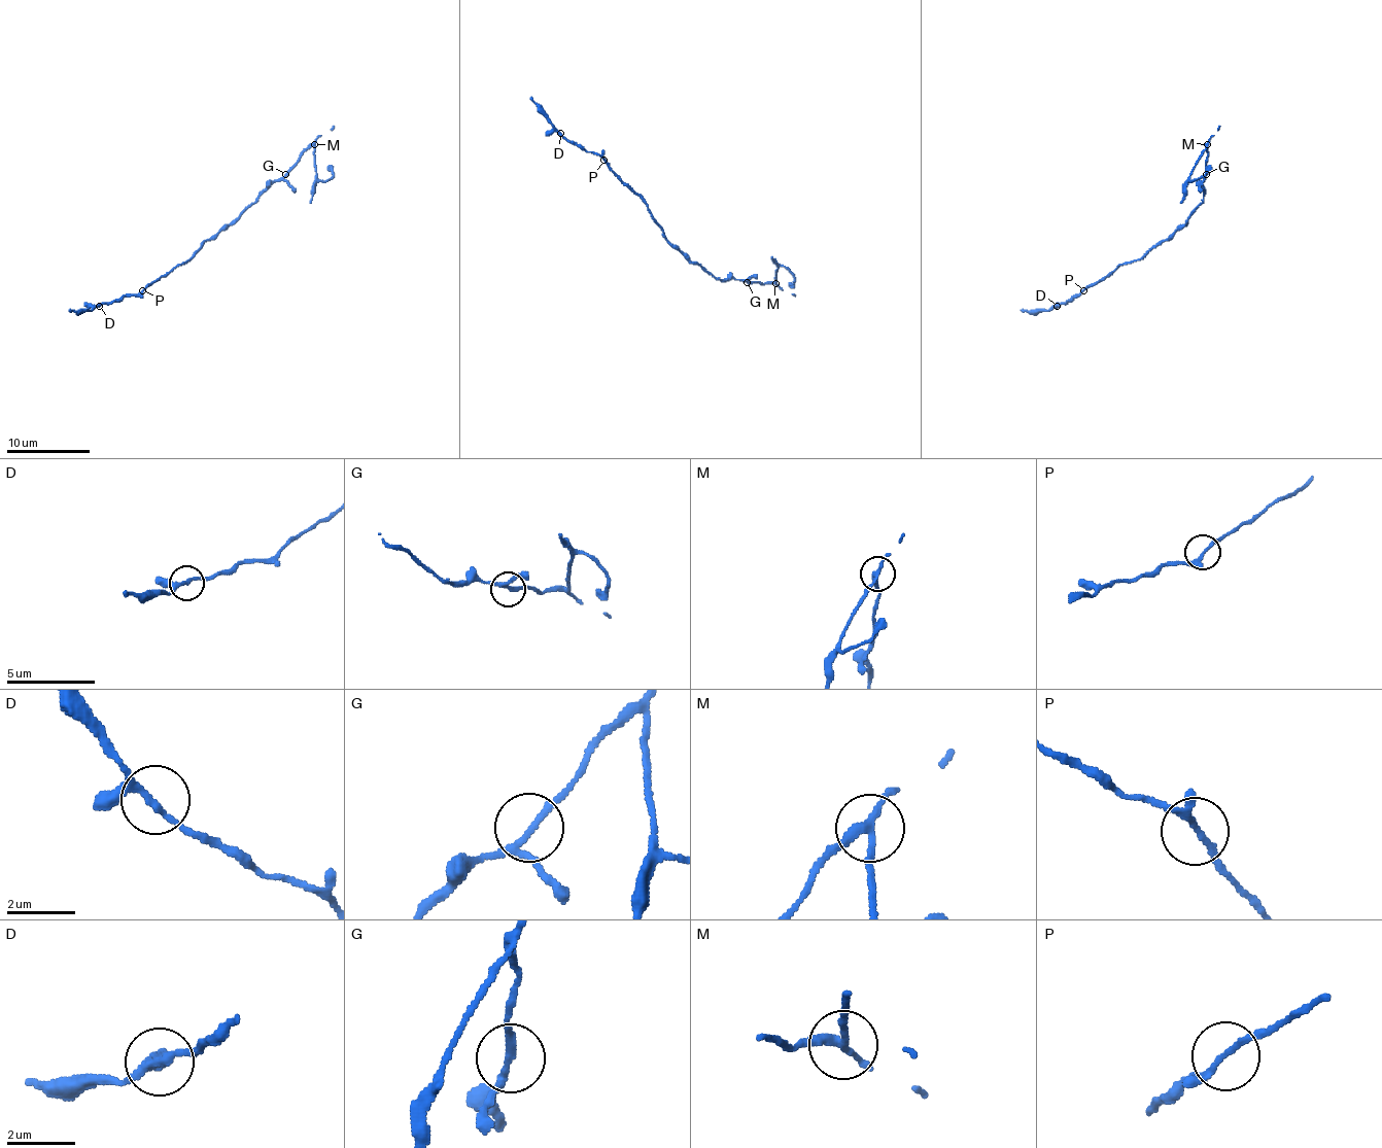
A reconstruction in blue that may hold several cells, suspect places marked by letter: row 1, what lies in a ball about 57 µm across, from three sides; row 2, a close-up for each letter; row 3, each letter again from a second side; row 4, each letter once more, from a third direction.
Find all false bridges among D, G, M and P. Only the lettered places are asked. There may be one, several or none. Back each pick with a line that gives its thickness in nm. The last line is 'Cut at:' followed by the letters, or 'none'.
M: 200 nm
Cut at: M

